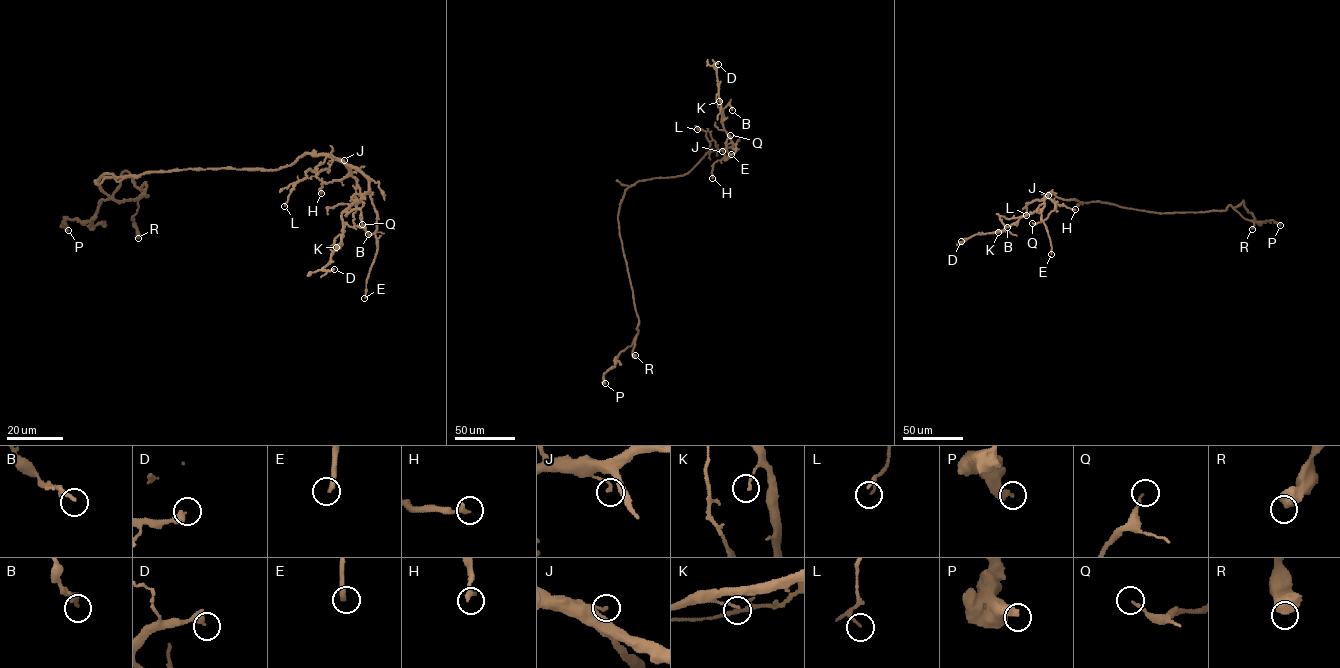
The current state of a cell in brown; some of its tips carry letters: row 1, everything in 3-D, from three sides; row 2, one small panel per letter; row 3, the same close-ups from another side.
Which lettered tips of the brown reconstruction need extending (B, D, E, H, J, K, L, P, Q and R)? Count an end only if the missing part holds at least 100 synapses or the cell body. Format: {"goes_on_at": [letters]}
{"goes_on_at": ["E"]}

